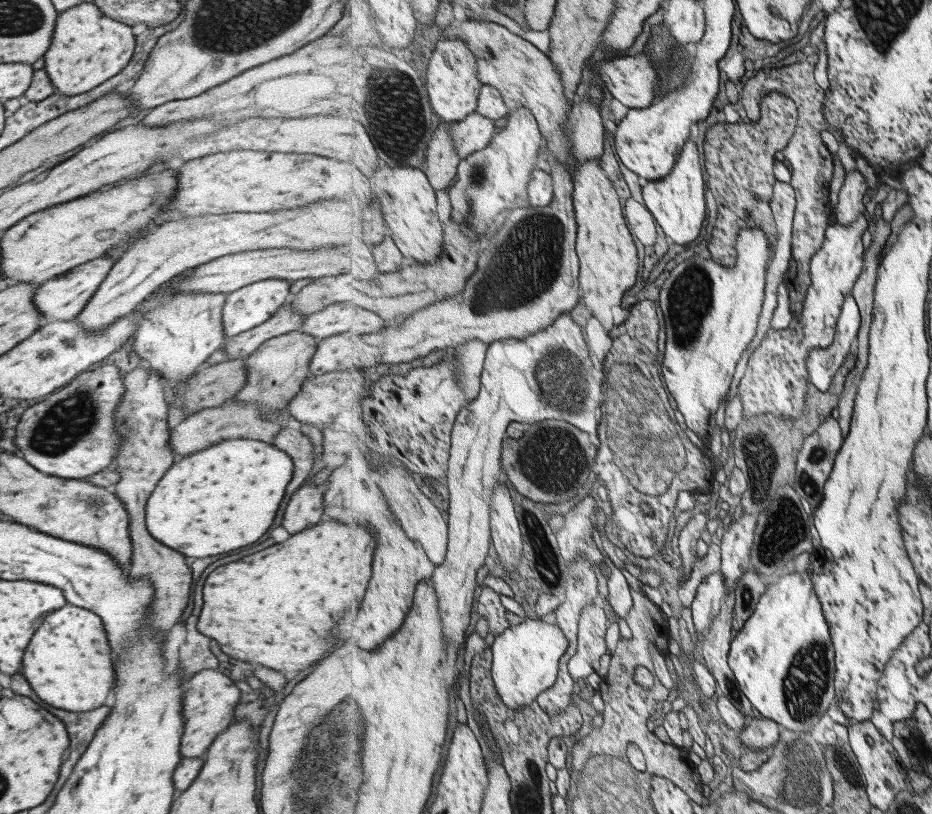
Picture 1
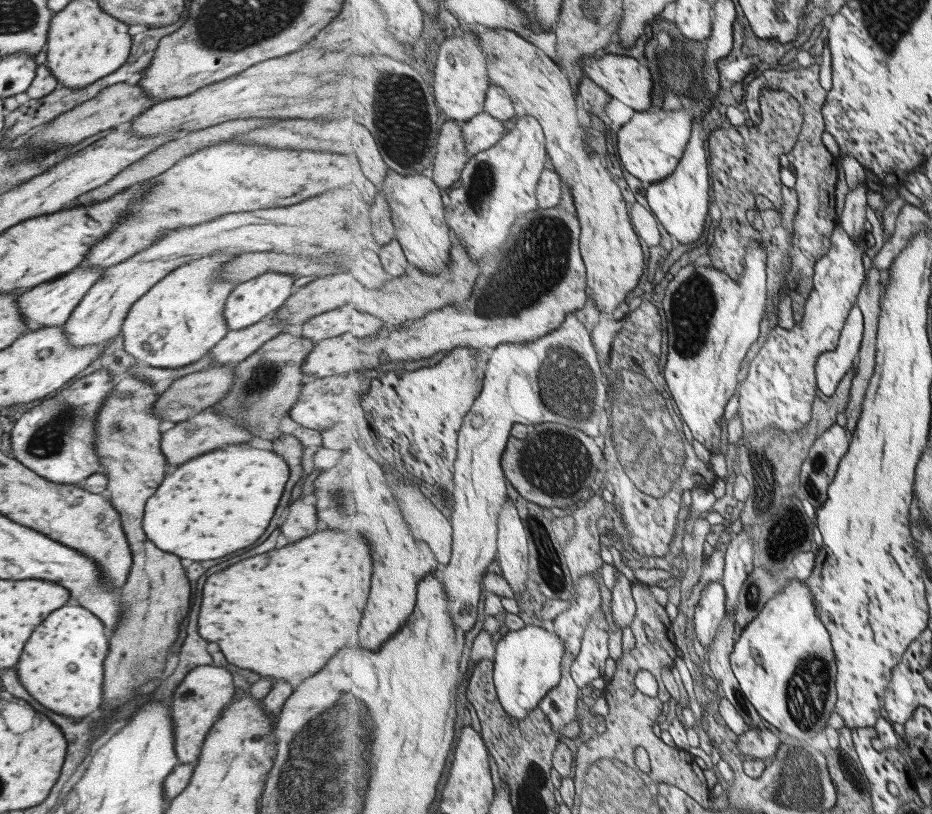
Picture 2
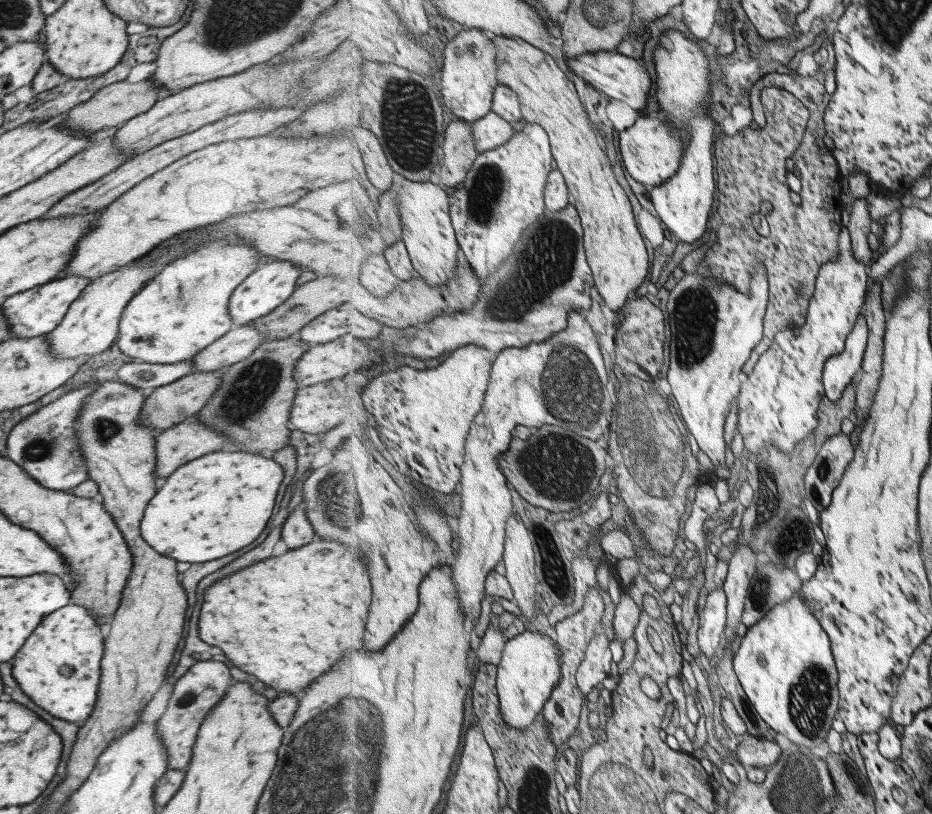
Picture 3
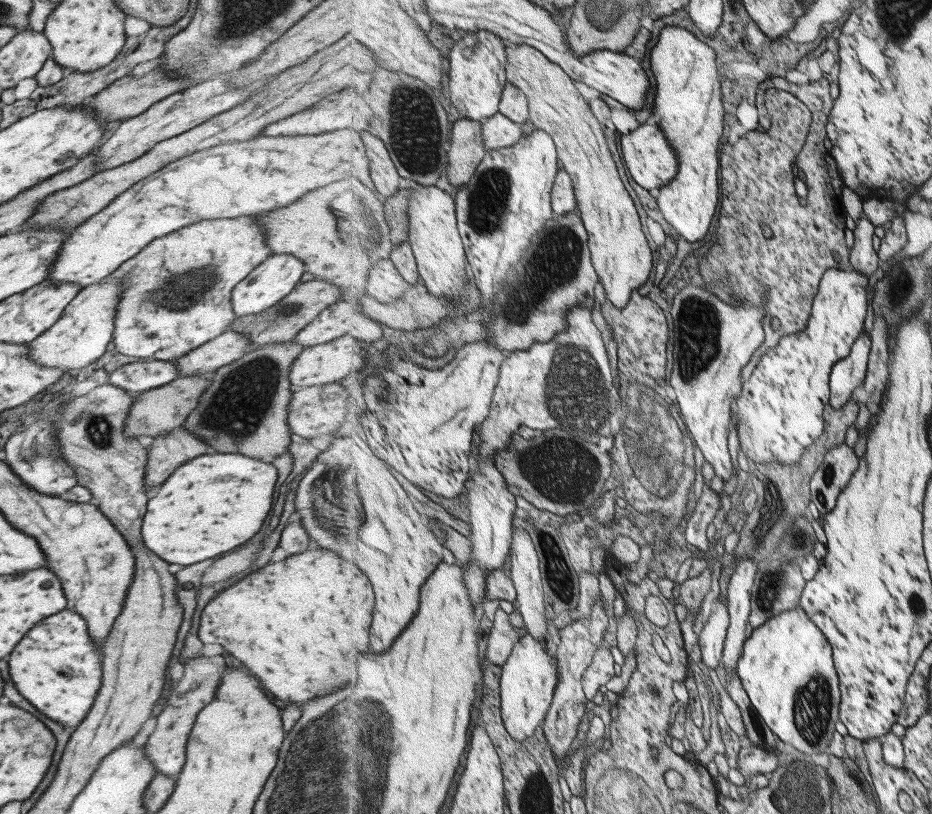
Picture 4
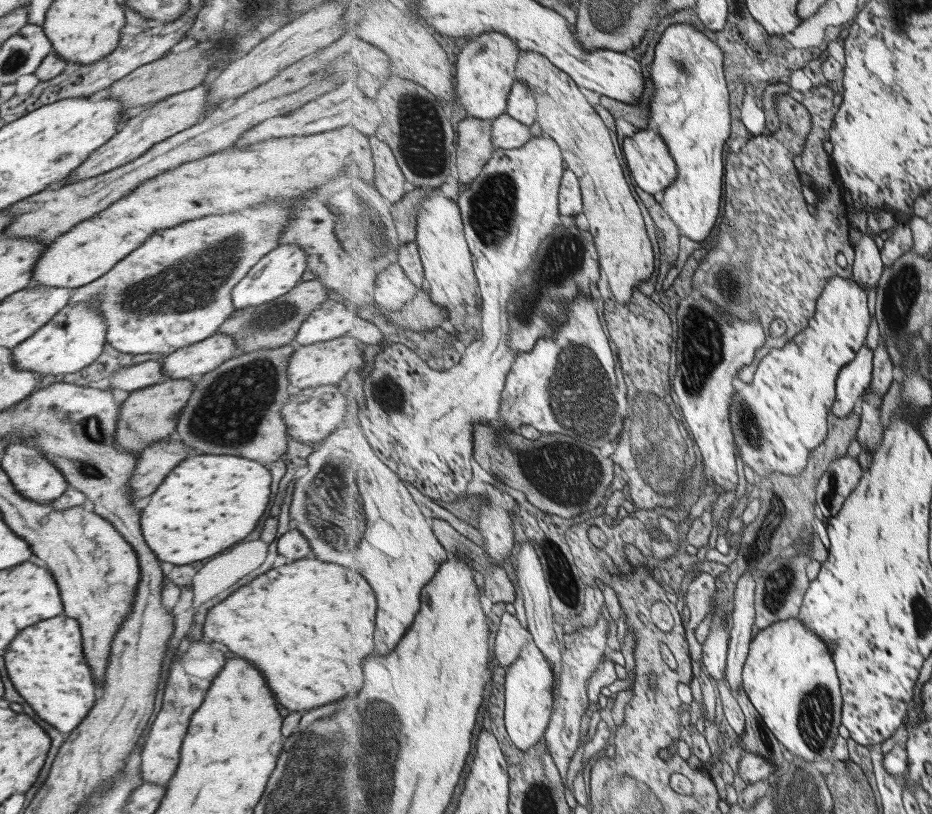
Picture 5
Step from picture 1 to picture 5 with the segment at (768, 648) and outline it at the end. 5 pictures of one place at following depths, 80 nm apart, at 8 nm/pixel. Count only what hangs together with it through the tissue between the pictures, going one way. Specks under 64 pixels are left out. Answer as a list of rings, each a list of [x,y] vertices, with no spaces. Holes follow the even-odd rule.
[[[788,618],[769,628],[757,629],[744,666],[741,688],[749,696],[753,708],[762,714],[765,726],[782,742],[787,753],[801,756],[809,766],[814,760],[832,761],[835,738],[839,736],[843,698],[835,666],[830,647],[823,643],[823,639],[814,630],[808,630],[797,618]]]

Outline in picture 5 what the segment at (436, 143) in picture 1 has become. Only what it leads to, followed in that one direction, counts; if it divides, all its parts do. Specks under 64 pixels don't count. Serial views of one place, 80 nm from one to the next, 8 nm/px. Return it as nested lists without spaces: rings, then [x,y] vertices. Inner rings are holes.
[[[467,116],[458,123],[456,173],[459,182],[471,183],[483,171],[493,156],[492,138],[494,120]]]

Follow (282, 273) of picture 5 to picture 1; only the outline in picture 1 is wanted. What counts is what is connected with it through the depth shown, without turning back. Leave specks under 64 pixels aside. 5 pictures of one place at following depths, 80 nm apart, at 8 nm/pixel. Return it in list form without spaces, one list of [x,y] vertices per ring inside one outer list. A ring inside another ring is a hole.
[[[268,278],[227,293],[221,313],[225,338],[234,337],[236,334],[253,329],[258,324],[267,321],[281,305],[284,305],[290,299],[289,285],[289,281]]]

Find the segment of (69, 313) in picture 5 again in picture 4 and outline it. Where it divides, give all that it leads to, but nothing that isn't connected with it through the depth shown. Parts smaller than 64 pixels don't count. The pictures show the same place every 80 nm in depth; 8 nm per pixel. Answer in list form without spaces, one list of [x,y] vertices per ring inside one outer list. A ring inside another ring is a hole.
[[[126,278],[101,279],[82,287],[71,302],[68,302],[59,318],[26,344],[28,358],[35,365],[61,371],[83,368],[97,360],[112,340],[115,305],[125,281]]]

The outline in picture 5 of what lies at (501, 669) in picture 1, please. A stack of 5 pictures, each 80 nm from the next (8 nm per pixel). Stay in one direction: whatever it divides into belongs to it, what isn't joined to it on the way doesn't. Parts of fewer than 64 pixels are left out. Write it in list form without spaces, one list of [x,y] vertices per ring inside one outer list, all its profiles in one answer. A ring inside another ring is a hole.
[[[535,640],[529,641],[529,644],[521,651],[517,662],[514,662],[507,670],[506,729],[512,741],[521,750],[530,750],[535,744],[545,739],[546,730],[554,714],[555,686],[557,686],[558,679],[550,660],[543,655],[543,651]]]

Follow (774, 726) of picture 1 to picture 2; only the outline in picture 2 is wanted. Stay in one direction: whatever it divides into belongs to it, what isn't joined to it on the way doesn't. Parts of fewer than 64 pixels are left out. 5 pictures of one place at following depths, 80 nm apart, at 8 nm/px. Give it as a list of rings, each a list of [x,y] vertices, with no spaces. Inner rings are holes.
[[[750,728],[745,734],[740,735],[738,740],[738,750],[743,758],[752,756],[761,760],[773,758],[779,750],[779,738],[777,734],[773,734],[770,728]]]

